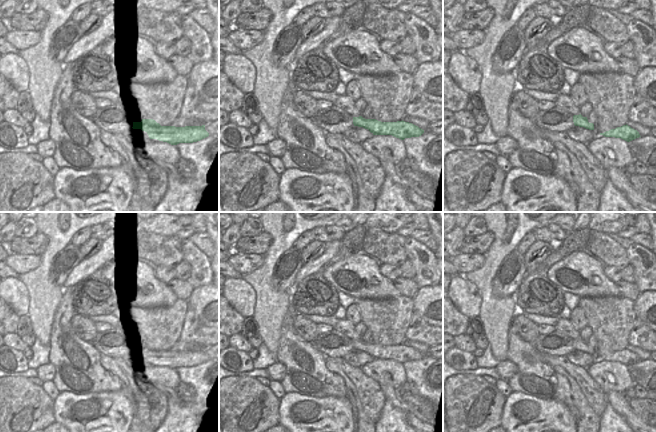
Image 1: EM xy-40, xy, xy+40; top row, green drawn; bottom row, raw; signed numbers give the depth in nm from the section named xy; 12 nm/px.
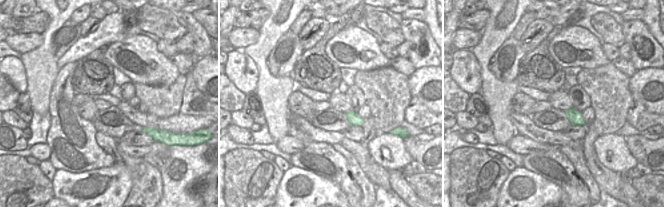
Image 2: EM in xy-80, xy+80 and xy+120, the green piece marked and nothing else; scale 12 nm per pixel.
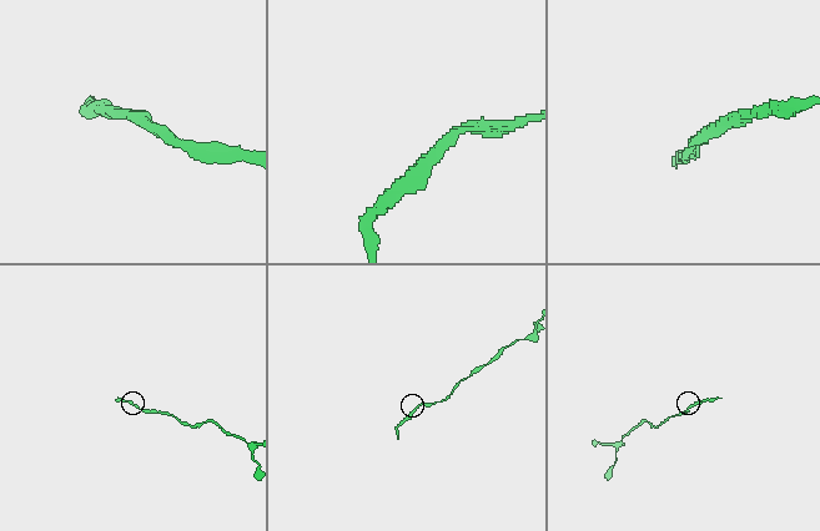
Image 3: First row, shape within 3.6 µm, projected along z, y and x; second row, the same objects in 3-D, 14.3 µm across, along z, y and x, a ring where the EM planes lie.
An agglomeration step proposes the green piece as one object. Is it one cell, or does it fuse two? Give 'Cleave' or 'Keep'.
Keep.

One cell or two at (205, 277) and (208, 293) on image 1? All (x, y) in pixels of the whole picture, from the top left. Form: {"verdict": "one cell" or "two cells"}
{"verdict": "two cells"}

